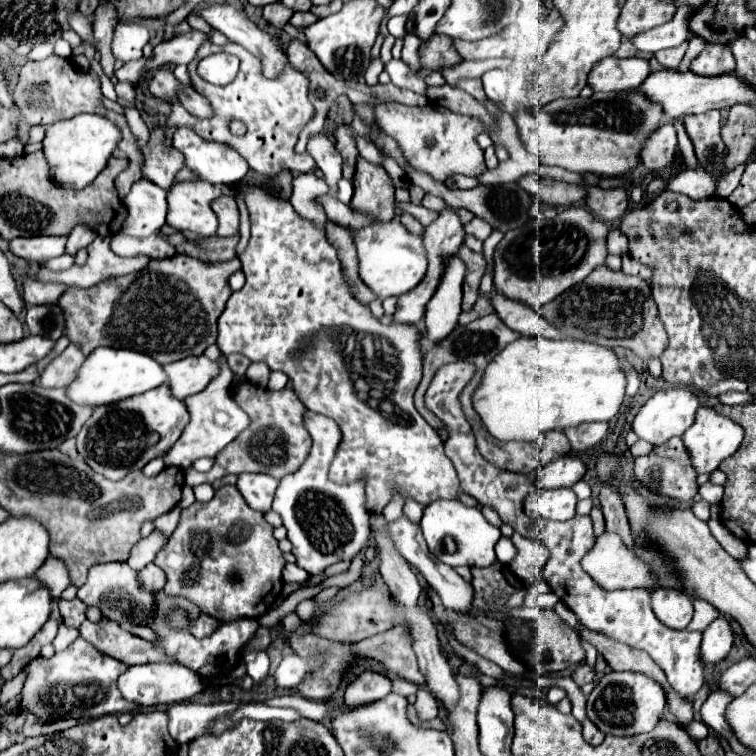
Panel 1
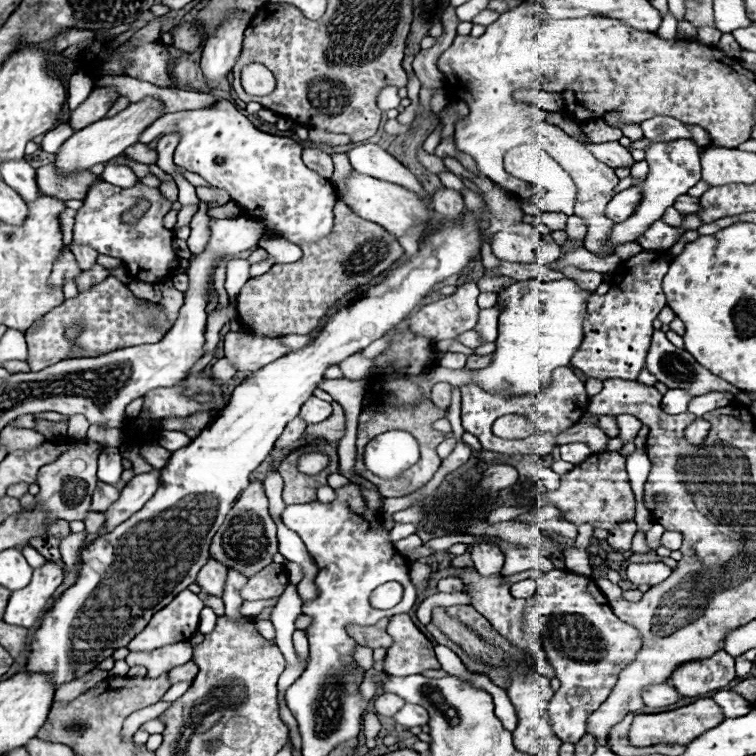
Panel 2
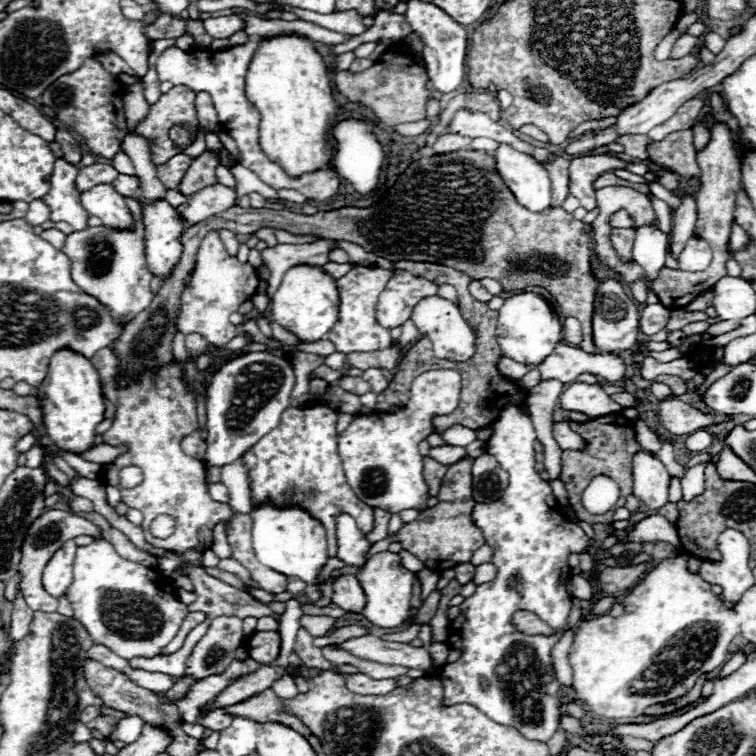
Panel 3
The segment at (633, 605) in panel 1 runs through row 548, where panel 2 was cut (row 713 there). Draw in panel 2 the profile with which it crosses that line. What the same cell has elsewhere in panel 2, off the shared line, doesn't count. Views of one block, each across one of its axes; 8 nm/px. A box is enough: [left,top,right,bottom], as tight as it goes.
[524,570,642,744]

